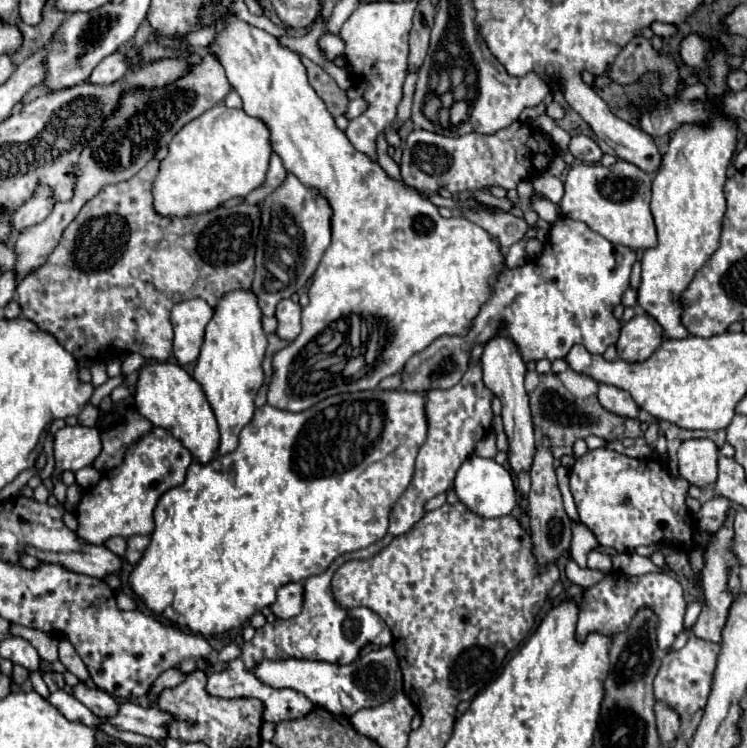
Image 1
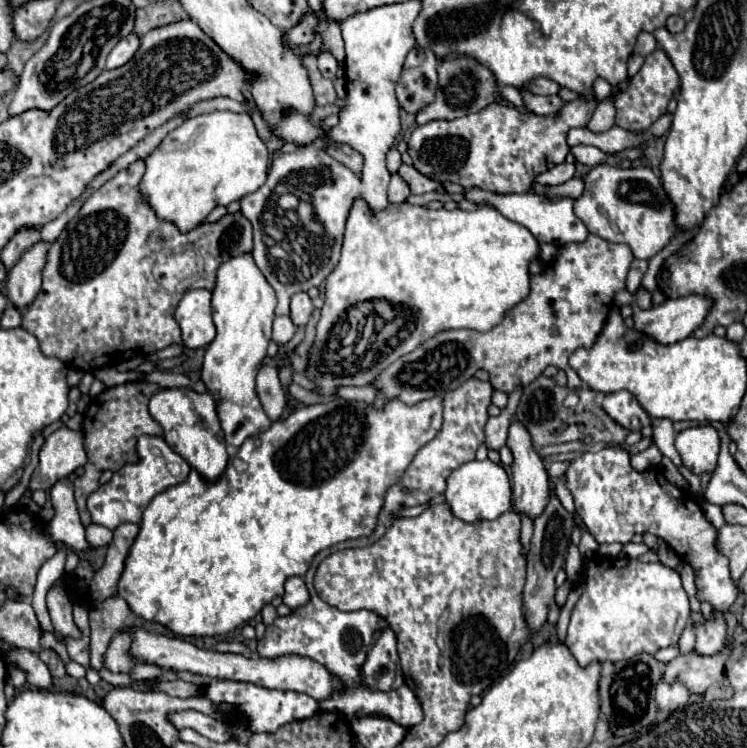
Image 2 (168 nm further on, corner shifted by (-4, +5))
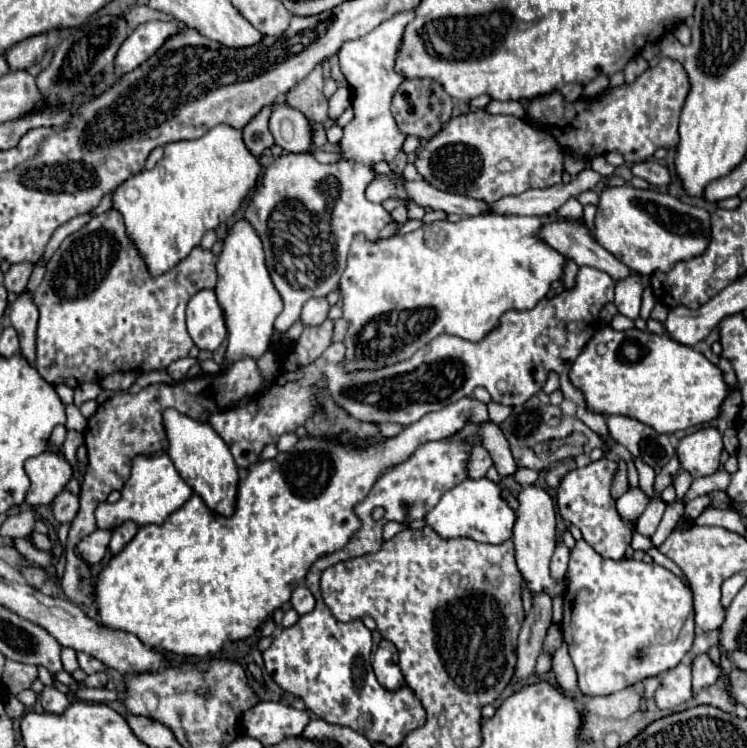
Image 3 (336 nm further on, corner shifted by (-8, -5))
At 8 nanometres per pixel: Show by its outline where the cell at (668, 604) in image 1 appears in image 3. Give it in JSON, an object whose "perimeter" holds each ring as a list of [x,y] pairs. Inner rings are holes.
{"perimeter":[[[578,540],[574,550],[572,550],[572,554],[570,554],[566,580],[568,580],[568,586],[566,586],[566,592],[564,592],[564,618],[562,618],[560,630],[562,630],[564,642],[568,644],[568,654],[570,654],[572,662],[574,662],[576,674],[578,674],[578,688],[580,688],[580,692],[584,696],[608,696],[608,694],[614,694],[614,692],[624,690],[628,686],[634,686],[636,682],[640,682],[644,678],[660,676],[660,674],[668,672],[670,668],[678,666],[682,662],[682,658],[686,656],[686,652],[692,648],[692,640],[694,640],[694,600],[692,600],[692,590],[688,586],[684,586],[684,582],[678,576],[674,576],[668,568],[664,568],[660,564],[654,564],[654,562],[652,564],[638,562],[638,560],[632,560],[632,558],[614,562],[614,560],[602,558],[584,540]]]}

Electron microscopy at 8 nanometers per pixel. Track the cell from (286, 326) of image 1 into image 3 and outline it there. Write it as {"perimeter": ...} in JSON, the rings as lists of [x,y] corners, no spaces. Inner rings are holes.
{"perimeter":[[[310,298],[302,308],[302,322],[306,326],[318,326],[328,318],[330,304],[326,298]]]}

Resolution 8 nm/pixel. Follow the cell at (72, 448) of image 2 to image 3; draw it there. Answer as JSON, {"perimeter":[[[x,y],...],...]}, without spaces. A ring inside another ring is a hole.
{"perimeter":[[[42,452],[40,456],[26,460],[24,470],[30,478],[30,490],[26,494],[28,506],[52,504],[72,478],[72,468],[66,458],[52,452]]]}

